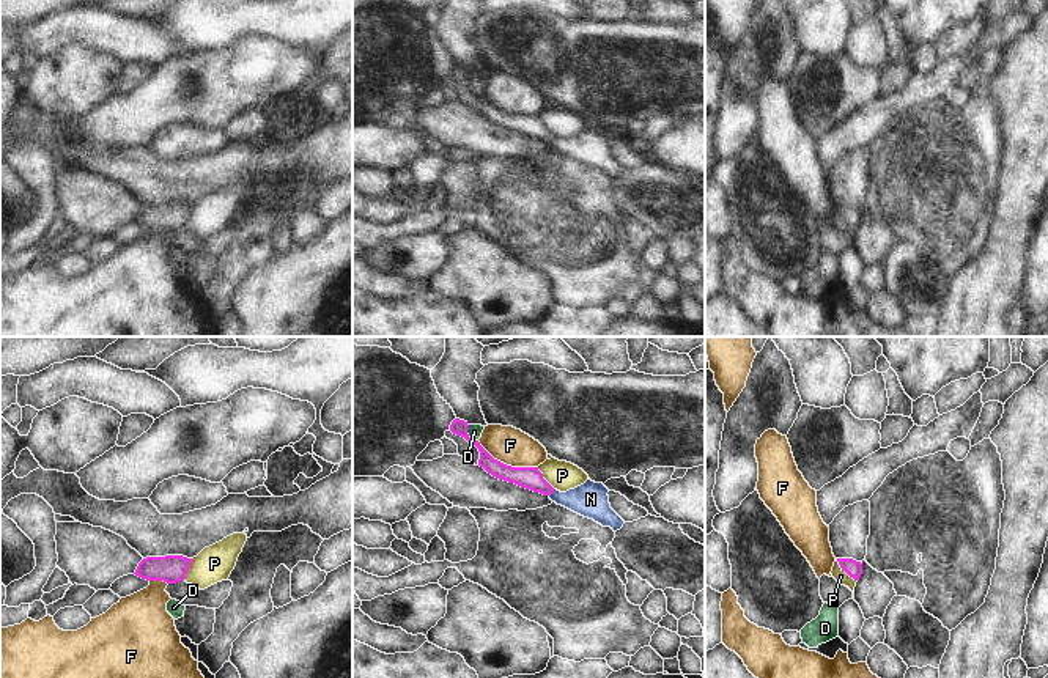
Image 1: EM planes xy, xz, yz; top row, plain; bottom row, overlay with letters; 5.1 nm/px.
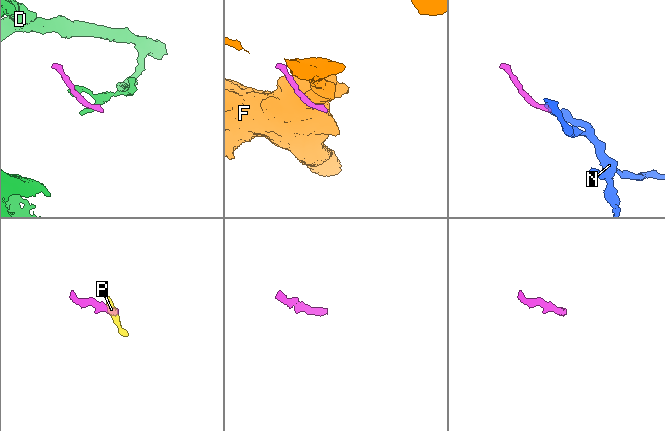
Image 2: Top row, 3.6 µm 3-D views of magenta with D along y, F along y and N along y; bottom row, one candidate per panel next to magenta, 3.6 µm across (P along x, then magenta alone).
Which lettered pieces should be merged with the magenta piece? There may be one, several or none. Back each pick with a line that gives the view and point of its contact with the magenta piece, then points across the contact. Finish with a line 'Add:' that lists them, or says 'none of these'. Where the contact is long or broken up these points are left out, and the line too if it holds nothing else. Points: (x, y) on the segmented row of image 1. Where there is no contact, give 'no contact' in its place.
N: meets magenta in xz at (553, 491); runs through xz (531, 479), (553, 491), (564, 499), (590, 499)
Add: N

